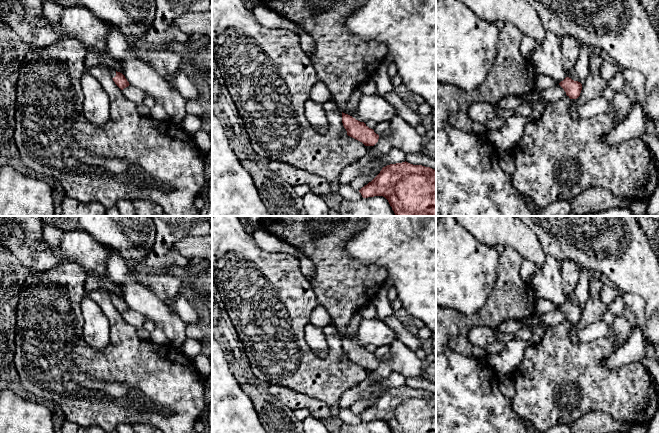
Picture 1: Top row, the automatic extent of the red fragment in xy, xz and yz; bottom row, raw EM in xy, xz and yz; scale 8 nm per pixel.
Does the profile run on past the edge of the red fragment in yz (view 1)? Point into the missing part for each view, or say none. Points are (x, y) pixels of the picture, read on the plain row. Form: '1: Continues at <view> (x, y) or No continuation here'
1: No continuation here

